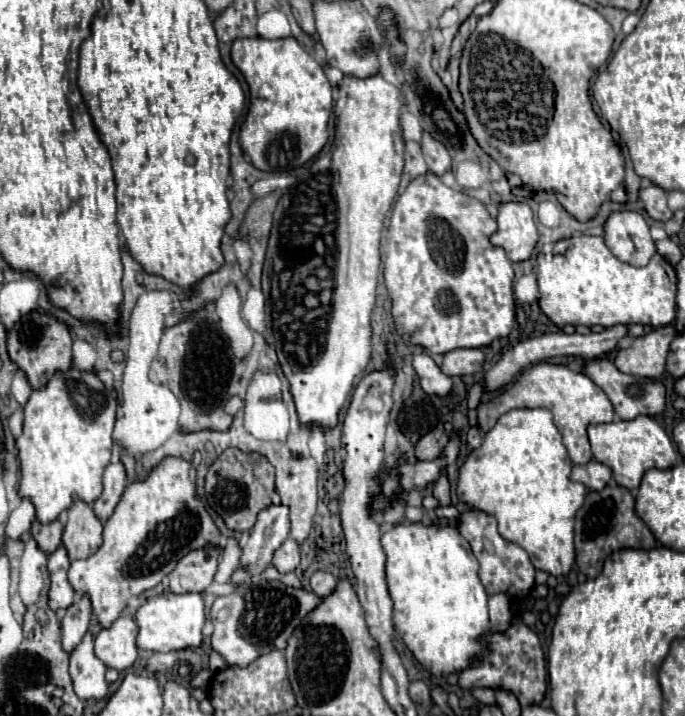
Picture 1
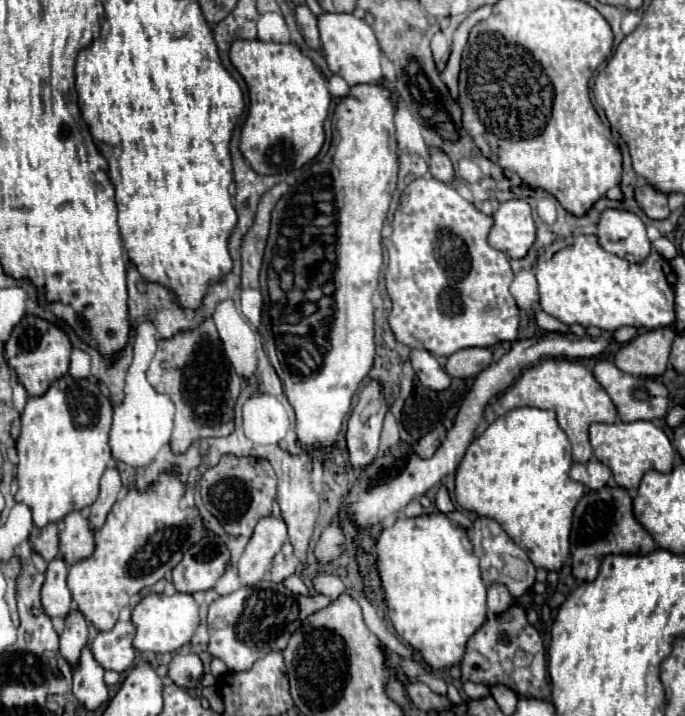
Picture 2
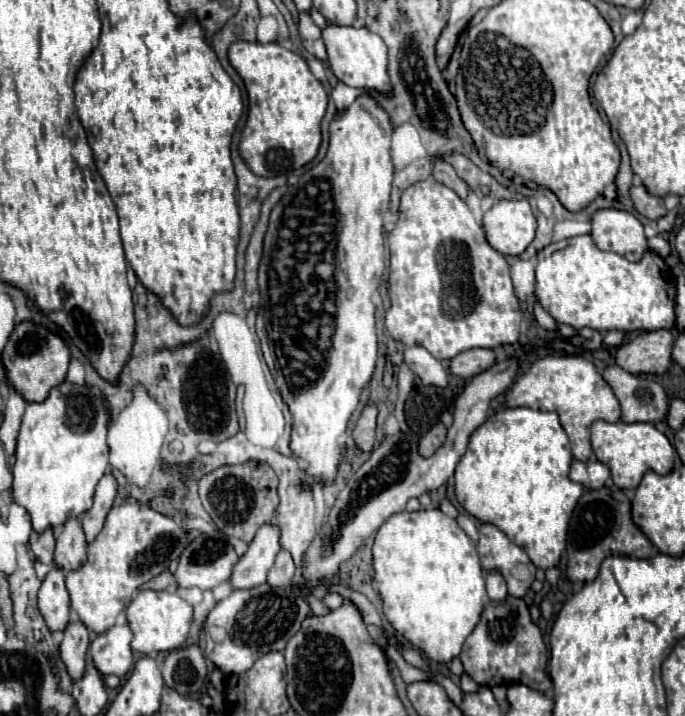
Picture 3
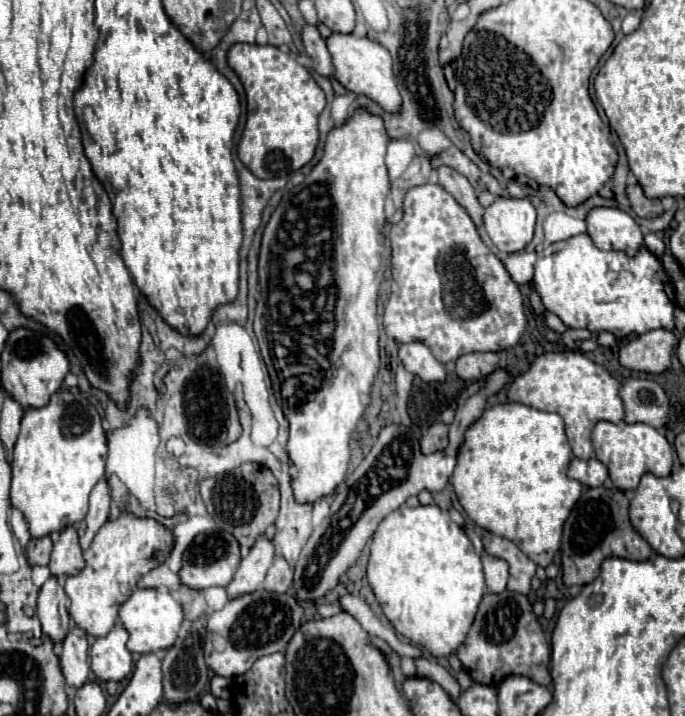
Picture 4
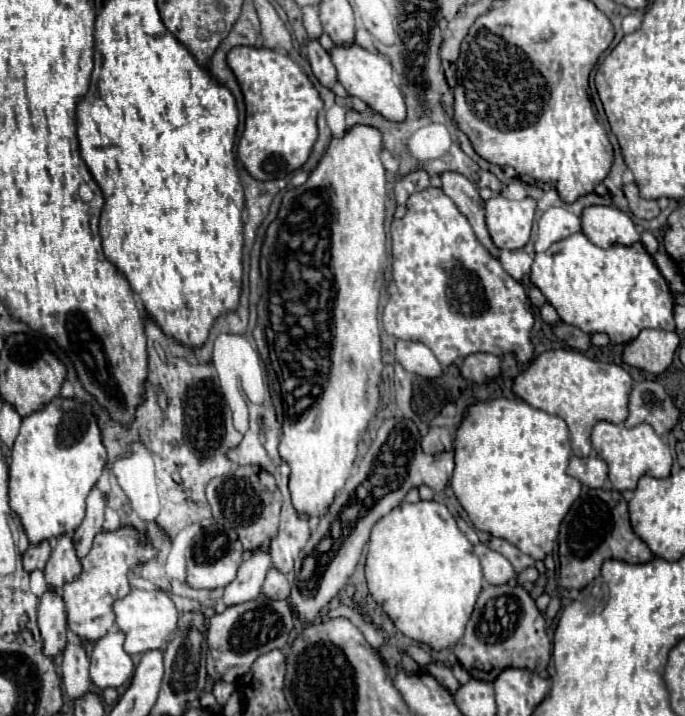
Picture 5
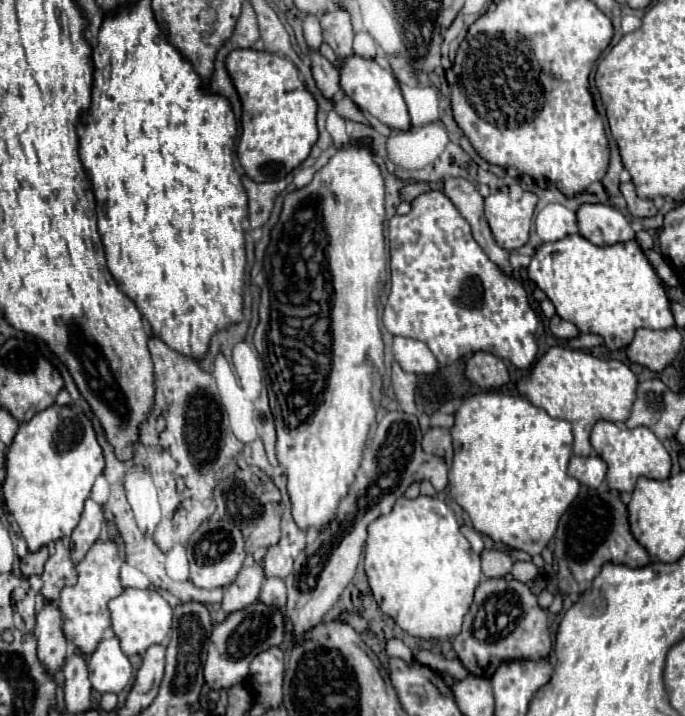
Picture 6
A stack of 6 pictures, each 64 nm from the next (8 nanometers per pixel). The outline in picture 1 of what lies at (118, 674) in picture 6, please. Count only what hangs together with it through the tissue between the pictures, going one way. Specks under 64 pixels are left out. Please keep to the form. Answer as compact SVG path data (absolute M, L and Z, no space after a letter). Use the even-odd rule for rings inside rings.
M118 618L110 628L100 630L94 638L94 654L108 666L116 670L126 670L136 662L138 626L132 618Z

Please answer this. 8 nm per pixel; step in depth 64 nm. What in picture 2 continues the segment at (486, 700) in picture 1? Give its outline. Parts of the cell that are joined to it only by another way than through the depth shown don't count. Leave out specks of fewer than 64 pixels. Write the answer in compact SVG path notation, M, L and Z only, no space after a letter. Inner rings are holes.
M464 682L464 692L470 696L470 698L482 698L482 696L488 696L490 690L484 686L484 684L474 684L474 682Z

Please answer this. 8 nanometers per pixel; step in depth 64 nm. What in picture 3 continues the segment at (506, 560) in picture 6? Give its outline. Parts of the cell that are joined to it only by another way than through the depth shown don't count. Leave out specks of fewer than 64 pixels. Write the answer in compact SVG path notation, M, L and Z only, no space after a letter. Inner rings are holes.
M458 516L458 526L460 526L474 542L478 542L478 530L476 530L476 524L474 524L474 520L472 520L470 516ZM490 572L486 576L486 592L490 600L504 600L508 590L506 590L506 582L504 576L500 572Z

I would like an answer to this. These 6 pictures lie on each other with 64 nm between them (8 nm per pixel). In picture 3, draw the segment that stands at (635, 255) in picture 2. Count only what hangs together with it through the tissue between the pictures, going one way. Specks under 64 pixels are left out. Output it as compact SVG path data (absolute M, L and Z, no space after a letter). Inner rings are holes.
M616 208L596 210L590 224L590 236L600 250L616 252L632 262L640 260L648 250L644 228L630 212Z

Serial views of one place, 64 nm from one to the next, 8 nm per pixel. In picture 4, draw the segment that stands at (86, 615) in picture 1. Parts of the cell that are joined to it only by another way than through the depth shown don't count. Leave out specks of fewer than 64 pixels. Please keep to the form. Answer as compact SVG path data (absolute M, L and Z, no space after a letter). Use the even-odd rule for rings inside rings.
M72 628L62 644L62 658L60 658L62 674L66 678L66 684L74 690L82 688L88 682L90 676L90 664L88 664L88 642L86 634L80 628Z

